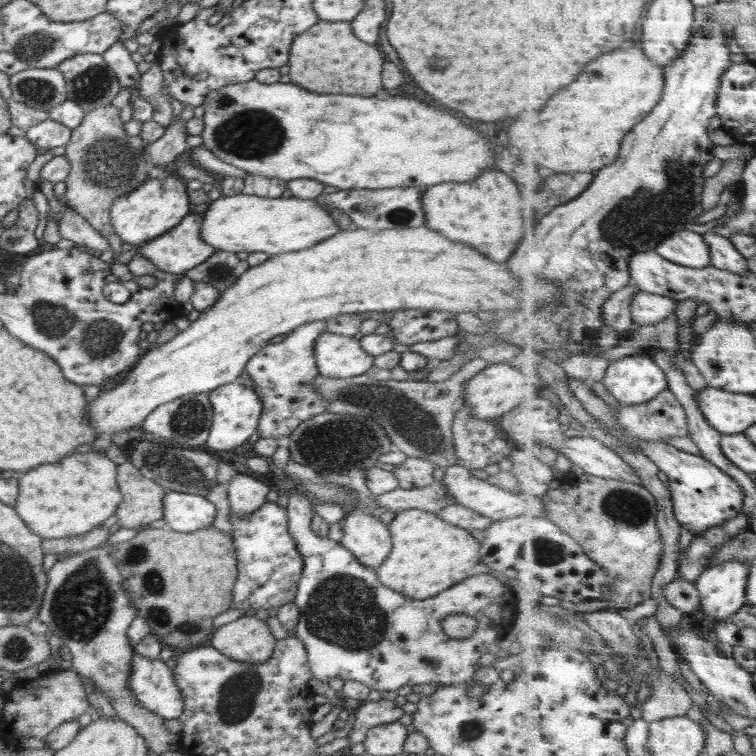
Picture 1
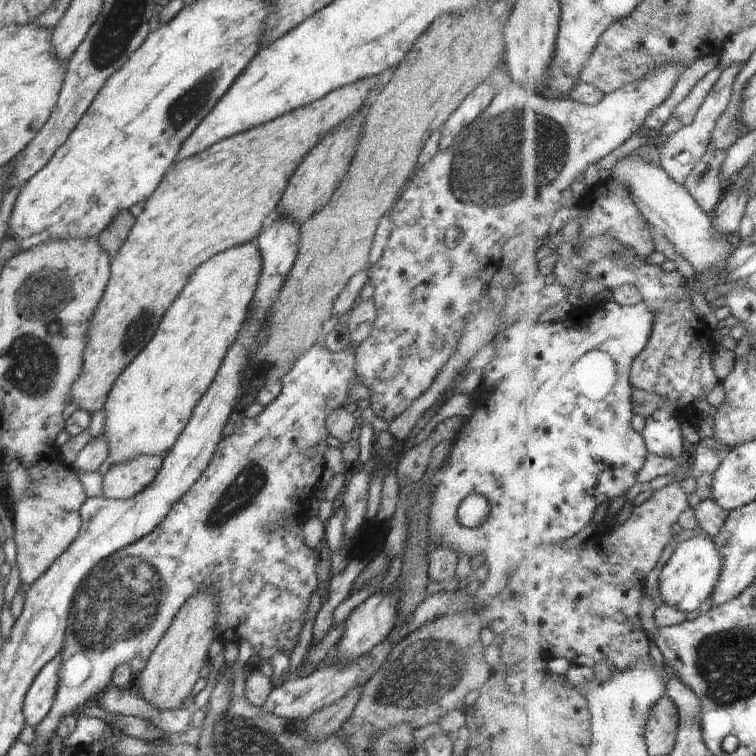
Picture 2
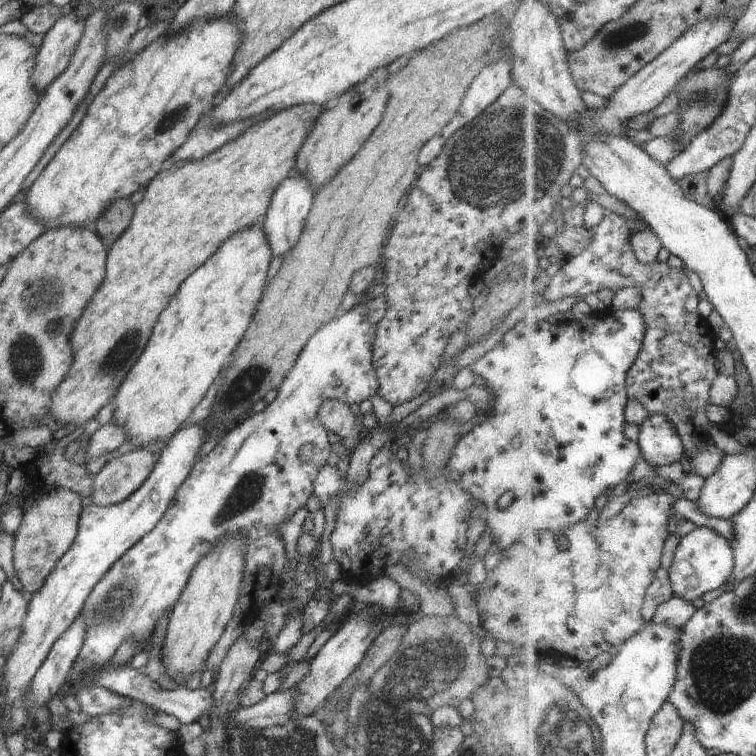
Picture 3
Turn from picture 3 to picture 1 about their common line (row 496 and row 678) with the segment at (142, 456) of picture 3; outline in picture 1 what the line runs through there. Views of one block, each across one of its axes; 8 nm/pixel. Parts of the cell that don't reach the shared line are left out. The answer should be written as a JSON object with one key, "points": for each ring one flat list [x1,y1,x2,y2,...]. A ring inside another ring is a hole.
{"points":[[100,546,60,557,47,572,48,582,37,618,46,624,48,634,58,636,72,655,71,667,100,688,115,708,117,717,131,724,145,738,150,750,160,754,182,748,180,735,169,733,162,718,144,708,129,689,132,658,136,656,126,631,136,618,126,590,122,588,122,574,112,559,112,546]]}

